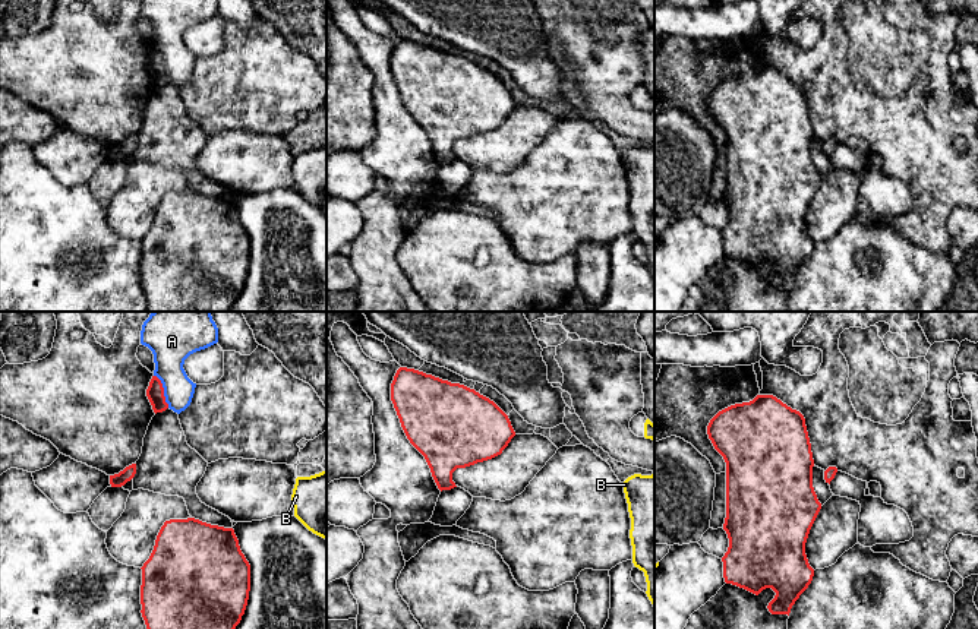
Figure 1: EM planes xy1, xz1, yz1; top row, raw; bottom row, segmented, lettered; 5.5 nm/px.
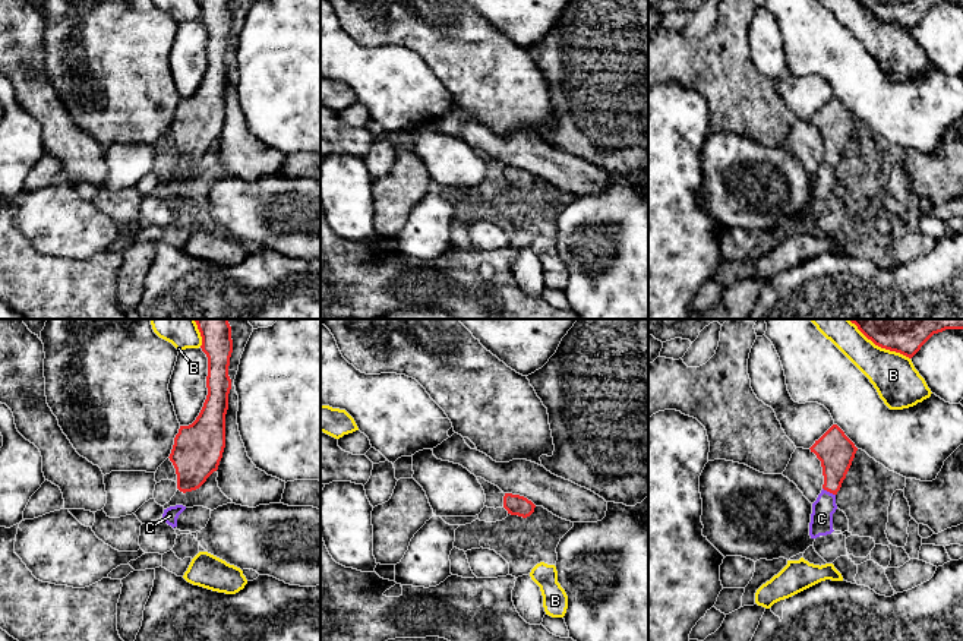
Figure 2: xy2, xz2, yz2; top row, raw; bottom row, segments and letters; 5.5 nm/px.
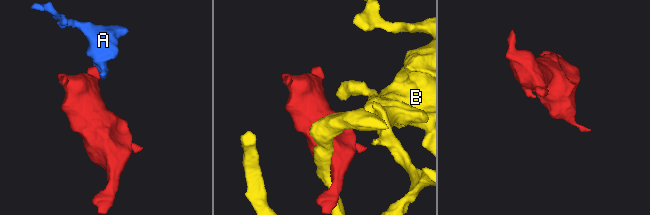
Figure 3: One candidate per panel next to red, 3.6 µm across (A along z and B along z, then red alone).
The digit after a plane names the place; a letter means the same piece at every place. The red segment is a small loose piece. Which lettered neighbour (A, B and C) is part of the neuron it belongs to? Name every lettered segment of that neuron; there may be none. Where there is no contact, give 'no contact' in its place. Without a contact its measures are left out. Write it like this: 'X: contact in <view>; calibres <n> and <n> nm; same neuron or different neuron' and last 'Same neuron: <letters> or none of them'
A: contact in xy1; calibres 100 and 200 nm; different neuron
B: contact in yz2; calibres 360 and 240 nm; different neuron
C: contact in yz2; calibres 200 and 130 nm; same neuron
Same neuron: C

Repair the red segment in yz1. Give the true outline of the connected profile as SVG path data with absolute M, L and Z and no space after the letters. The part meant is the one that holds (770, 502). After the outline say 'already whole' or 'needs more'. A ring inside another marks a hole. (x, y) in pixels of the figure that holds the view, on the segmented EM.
M757 395L750 402L735 404L719 411L707 426L714 449L726 462L726 518L723 530L729 547L723 562L726 584L744 588L755 595L772 588L776 595L767 609L772 614L788 614L799 595L813 581L814 569L805 554L810 530L821 509L813 487L813 452L804 415L773 395Z; already whole

